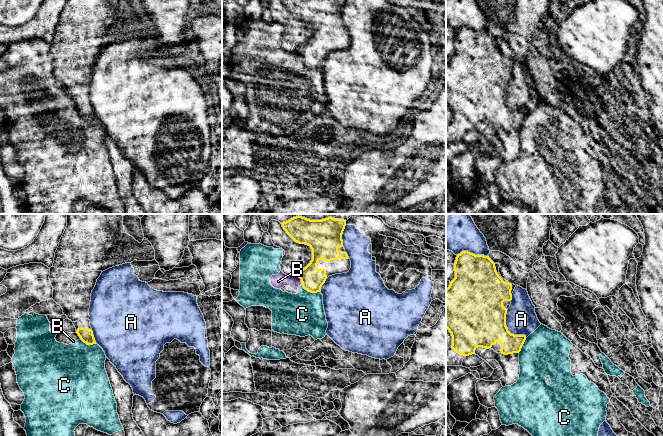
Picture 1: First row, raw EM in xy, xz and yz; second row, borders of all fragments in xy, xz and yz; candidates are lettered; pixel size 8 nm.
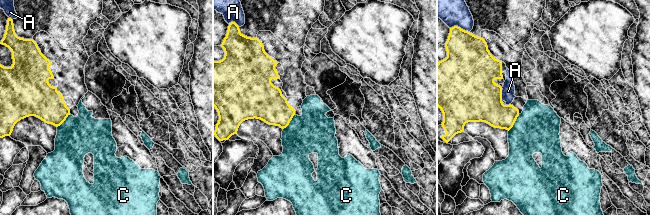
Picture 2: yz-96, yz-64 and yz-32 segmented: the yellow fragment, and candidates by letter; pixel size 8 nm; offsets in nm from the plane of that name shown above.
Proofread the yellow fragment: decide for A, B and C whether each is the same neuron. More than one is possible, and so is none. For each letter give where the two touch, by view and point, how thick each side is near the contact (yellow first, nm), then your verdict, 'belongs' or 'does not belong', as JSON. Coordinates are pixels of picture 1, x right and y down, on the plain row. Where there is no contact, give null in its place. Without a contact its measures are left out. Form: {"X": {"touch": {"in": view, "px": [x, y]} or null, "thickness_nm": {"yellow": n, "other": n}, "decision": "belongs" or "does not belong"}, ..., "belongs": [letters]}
{"A": {"touch": {"in": "yz", "px": [507, 105]}, "thickness_nm": {"yellow": 440, "other": 260}, "decision": "does not belong"}, "B": {"touch": {"in": "xz", "px": [301, 57]}, "thickness_nm": {"yellow": 190, "other": 120}, "decision": "does not belong"}, "C": {"touch": {"in": "xz", "px": [310, 67]}, "thickness_nm": {"yellow": 190, "other": 340}, "decision": "does not belong"}, "belongs": []}

